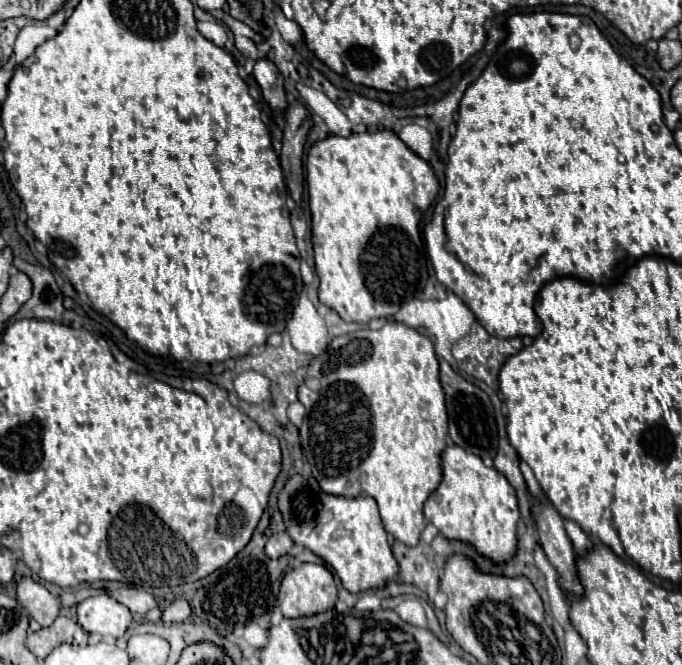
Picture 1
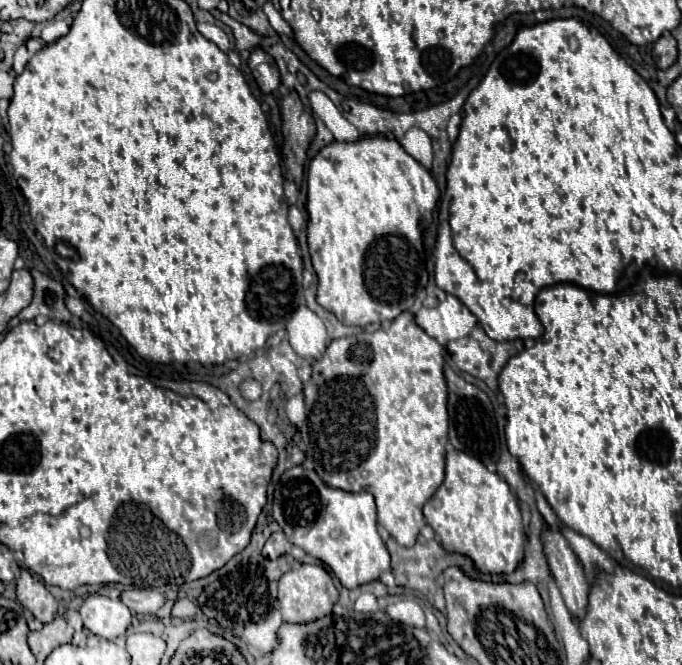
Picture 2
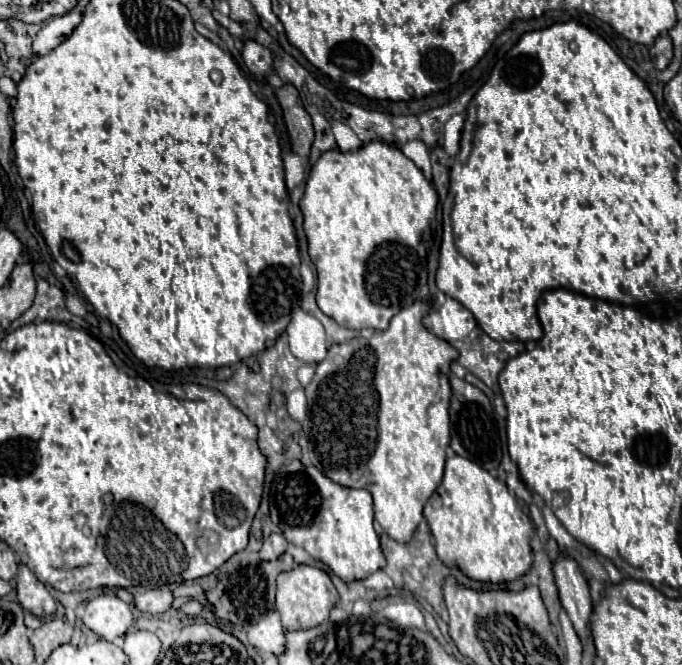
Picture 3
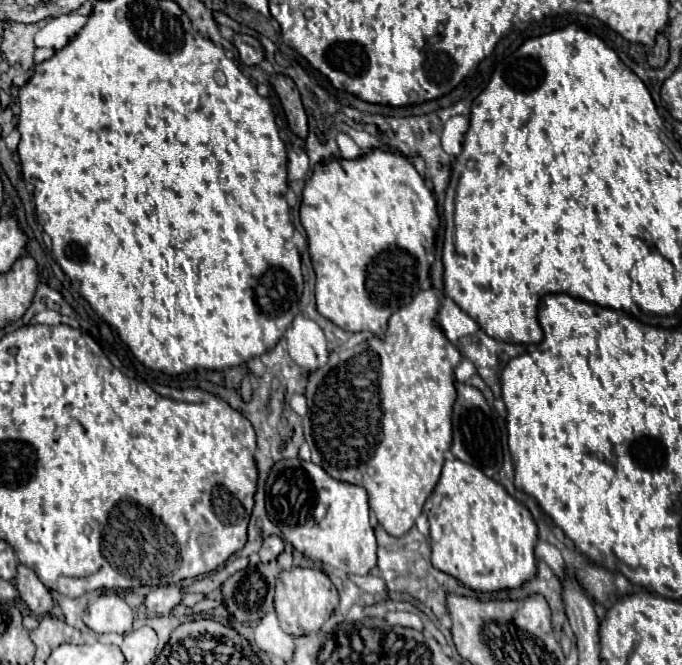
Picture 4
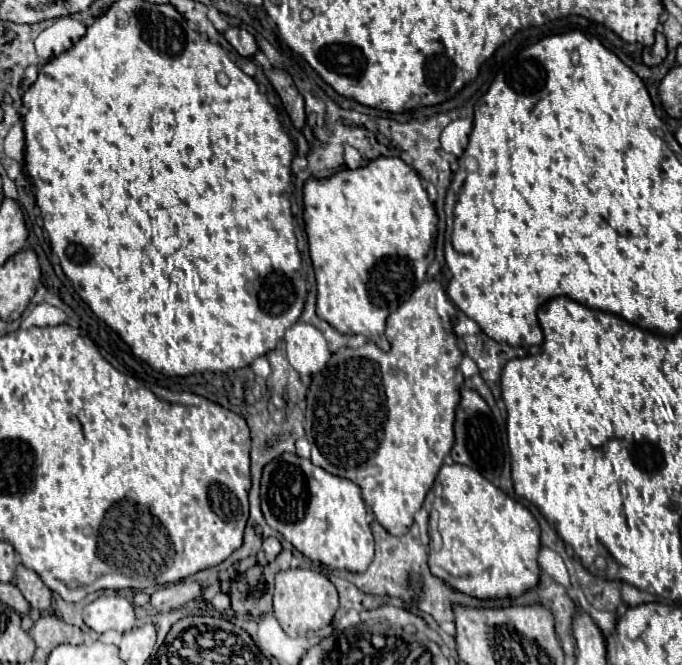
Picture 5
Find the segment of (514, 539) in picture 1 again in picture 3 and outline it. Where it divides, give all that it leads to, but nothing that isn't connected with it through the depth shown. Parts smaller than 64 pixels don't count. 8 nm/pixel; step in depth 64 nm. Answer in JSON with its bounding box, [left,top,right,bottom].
[424,456,532,584]

